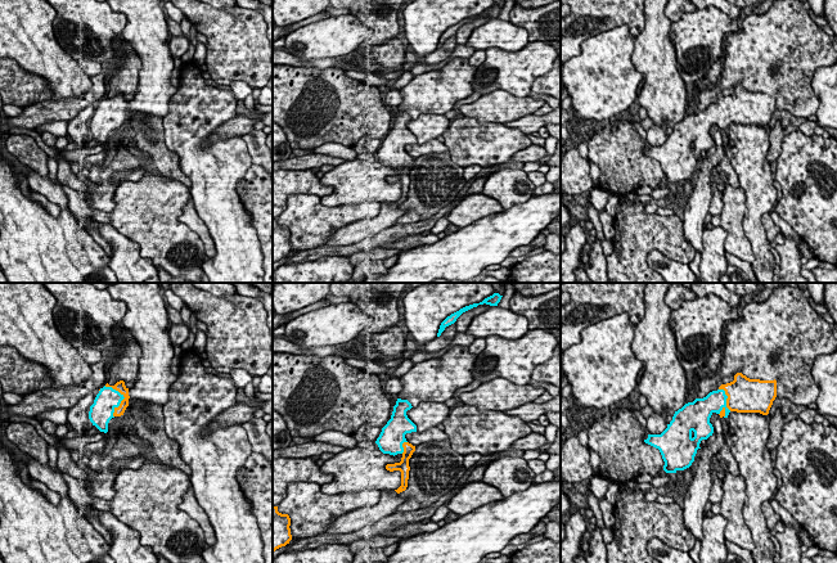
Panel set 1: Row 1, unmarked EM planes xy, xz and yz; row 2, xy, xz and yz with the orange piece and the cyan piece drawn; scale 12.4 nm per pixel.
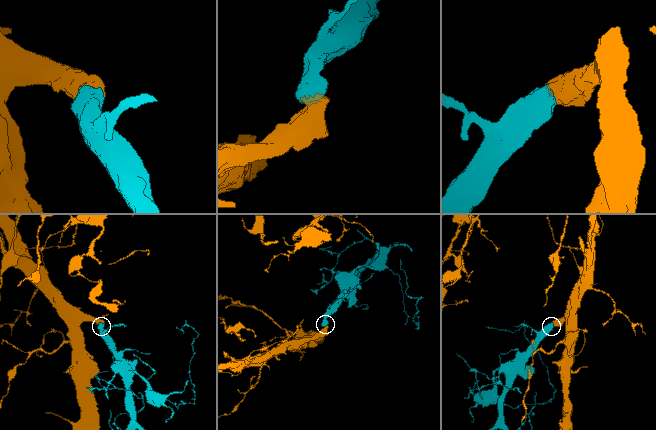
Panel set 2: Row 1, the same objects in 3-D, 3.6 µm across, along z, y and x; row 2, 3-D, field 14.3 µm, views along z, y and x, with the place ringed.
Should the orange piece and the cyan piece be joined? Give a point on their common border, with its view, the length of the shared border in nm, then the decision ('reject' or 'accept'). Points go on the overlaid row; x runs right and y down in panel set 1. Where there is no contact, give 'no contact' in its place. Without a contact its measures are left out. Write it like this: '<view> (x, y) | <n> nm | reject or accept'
yz (727, 401) | 380 nm | accept

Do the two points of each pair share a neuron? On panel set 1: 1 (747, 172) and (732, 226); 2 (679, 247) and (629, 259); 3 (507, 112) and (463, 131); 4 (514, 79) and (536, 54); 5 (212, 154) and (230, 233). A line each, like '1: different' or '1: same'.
1: different
2: same
3: different
4: same
5: same

